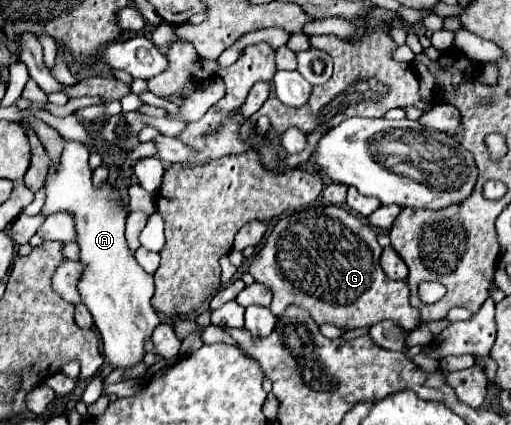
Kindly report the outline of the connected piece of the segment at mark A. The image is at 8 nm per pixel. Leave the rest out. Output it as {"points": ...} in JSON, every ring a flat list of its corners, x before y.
{"points":[[65,142,61,164,51,166,45,192,47,200,43,214,53,214,57,210,67,210,75,216,77,226,77,244,81,248,79,260,85,270,81,282,77,284,81,292,81,302,93,316,95,328,103,340,103,354,113,368,133,368,143,362,145,342,151,336,153,328,161,322,157,312,151,306,153,296,153,276,145,274,137,266,135,258,129,254,125,242,125,204,109,184,97,188,91,182,91,168,87,164,89,150,81,142]]}

